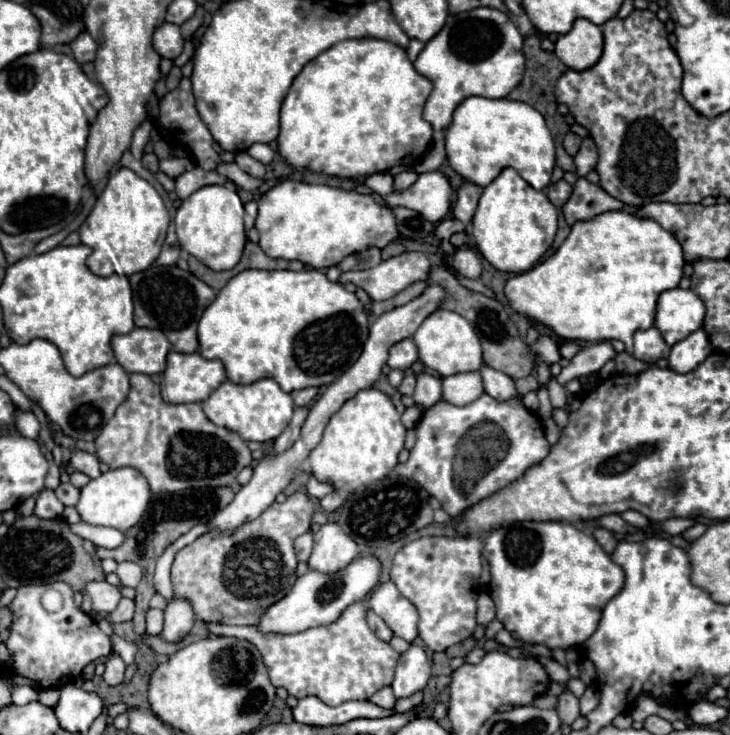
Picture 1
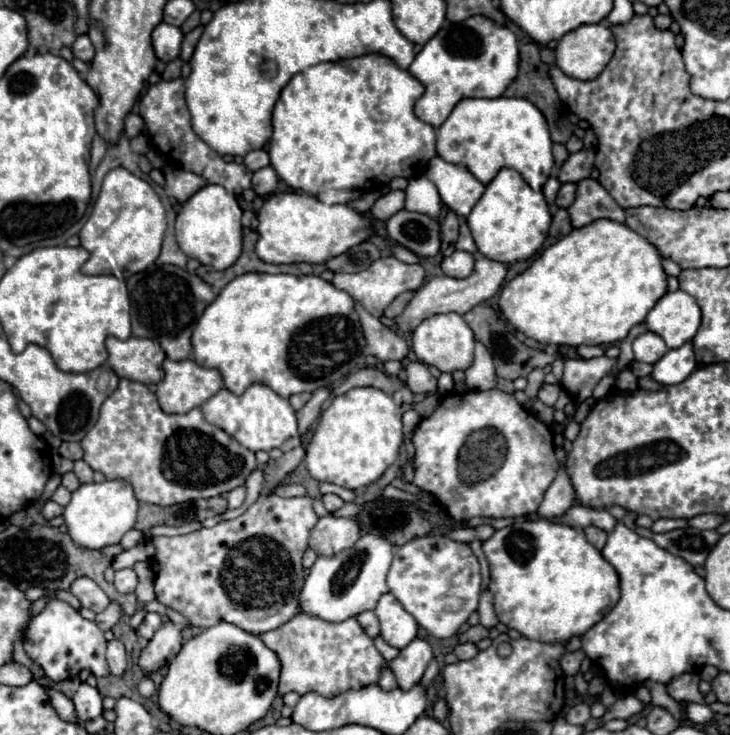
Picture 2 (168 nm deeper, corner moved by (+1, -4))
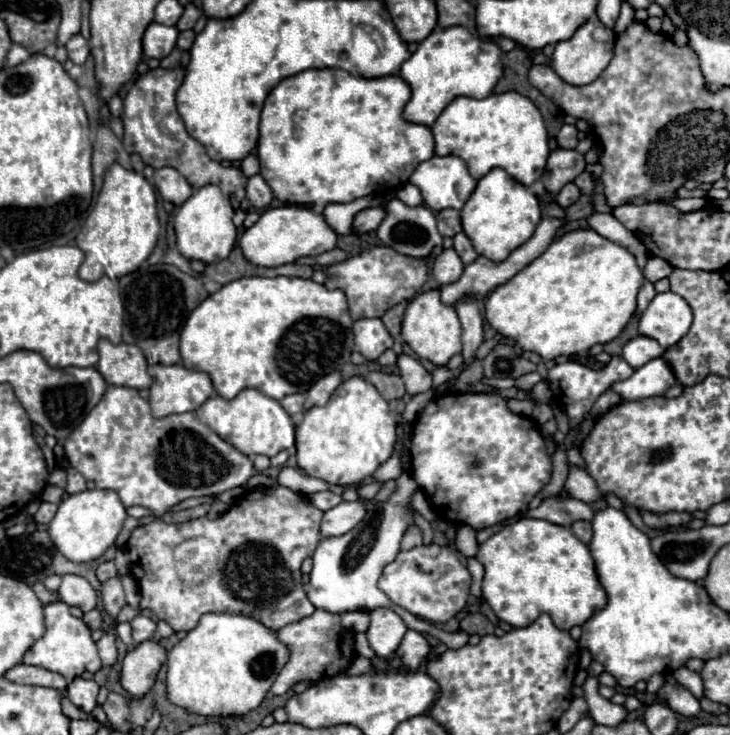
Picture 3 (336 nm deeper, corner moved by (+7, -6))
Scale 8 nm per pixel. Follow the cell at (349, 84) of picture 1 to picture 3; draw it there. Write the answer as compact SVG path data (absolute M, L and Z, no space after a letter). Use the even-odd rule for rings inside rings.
M321 68L321 70L303 70L295 76L289 76L285 80L281 80L271 94L265 100L263 112L261 112L261 126L259 126L259 142L257 142L257 156L261 162L261 176L267 180L267 184L271 186L273 194L287 204L303 204L303 206L311 206L311 204L331 204L331 202L351 202L355 198L373 194L377 190L383 188L399 188L409 180L409 174L413 174L413 170L429 160L433 156L433 134L429 126L423 124L413 124L413 122L405 122L403 118L403 108L405 102L409 102L409 86L405 86L405 80L401 76L381 76L381 78L363 78L363 76L355 76L351 72L345 72L341 68Z

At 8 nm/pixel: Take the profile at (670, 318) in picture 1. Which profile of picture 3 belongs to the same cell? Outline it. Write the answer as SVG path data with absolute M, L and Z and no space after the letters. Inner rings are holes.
M663 292L657 294L639 320L639 334L657 340L665 350L677 344L693 322L693 312L689 304L673 294Z

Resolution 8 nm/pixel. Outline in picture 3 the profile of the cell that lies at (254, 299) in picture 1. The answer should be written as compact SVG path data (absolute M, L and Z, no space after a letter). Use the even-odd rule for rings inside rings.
M275 276L275 278L239 278L233 280L229 284L225 284L223 288L219 288L215 294L211 294L205 302L201 302L201 306L197 306L193 310L193 314L189 316L183 332L181 332L181 358L183 358L183 366L191 368L191 370L201 370L207 372L213 380L215 392L223 398L235 398L241 390L245 388L255 388L261 390L263 394L267 394L269 398L281 400L287 394L295 394L295 392L307 392L317 380L321 380L325 374L331 374L333 370L341 370L343 364L349 362L349 356L353 352L353 320L349 316L347 310L347 300L345 294L341 290L329 290L323 284L317 284L313 280L305 280L305 278L289 278L289 276Z

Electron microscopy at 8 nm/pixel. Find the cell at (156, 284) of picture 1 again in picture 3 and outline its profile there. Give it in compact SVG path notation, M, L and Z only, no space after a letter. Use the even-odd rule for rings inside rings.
M145 262L139 270L119 278L119 286L127 310L123 342L137 344L149 364L177 364L181 360L179 334L189 314L209 296L203 280L169 264L151 266Z

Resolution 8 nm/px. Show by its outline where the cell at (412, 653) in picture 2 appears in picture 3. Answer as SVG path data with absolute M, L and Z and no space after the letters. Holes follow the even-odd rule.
M407 630L401 646L397 648L397 656L401 658L401 662L407 670L417 670L421 666L421 662L427 658L429 650L431 650L429 642L425 640L423 634L419 634L415 630Z

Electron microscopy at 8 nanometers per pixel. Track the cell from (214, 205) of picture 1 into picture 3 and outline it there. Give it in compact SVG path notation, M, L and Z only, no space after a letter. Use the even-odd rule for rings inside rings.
M203 186L193 192L191 198L175 214L177 250L189 260L201 260L205 264L217 264L229 256L237 240L237 228L233 224L233 208L217 186Z

